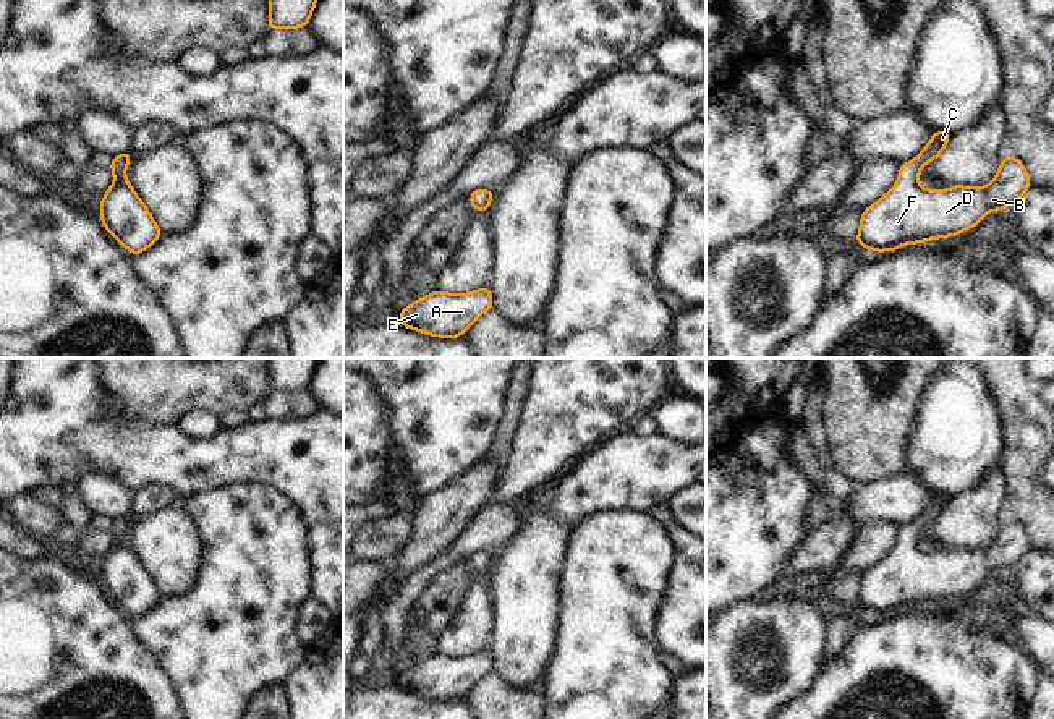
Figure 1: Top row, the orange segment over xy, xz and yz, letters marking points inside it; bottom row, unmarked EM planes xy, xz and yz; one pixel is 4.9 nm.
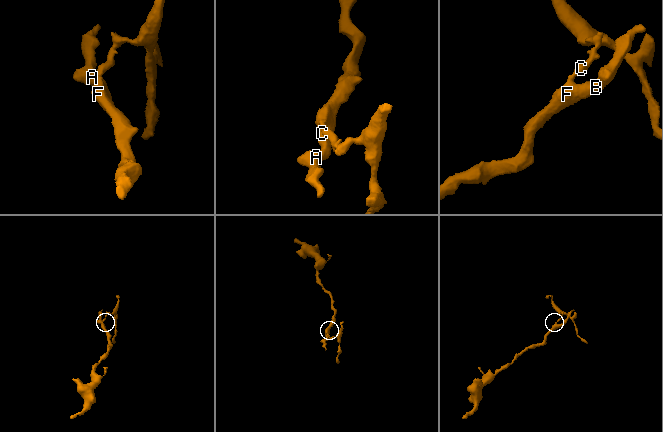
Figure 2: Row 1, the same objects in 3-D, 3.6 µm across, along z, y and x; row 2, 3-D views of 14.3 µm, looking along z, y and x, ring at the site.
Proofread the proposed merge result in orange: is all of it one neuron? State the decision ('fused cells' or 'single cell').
single cell

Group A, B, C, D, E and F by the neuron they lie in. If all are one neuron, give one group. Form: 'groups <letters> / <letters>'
groups A B C D E F

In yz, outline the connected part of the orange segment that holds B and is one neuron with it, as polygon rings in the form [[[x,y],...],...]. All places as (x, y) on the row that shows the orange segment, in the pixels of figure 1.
[[[937,130],[923,151],[900,165],[897,183],[861,214],[856,243],[876,253],[897,251],[902,245],[957,236],[975,228],[989,211],[1014,206],[1031,186],[1023,162],[1005,155],[989,185],[924,189],[918,178],[924,164],[939,157],[950,133]]]

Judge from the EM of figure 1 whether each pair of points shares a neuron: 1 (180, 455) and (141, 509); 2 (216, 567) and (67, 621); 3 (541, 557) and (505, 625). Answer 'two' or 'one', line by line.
1: two
2: two
3: one

